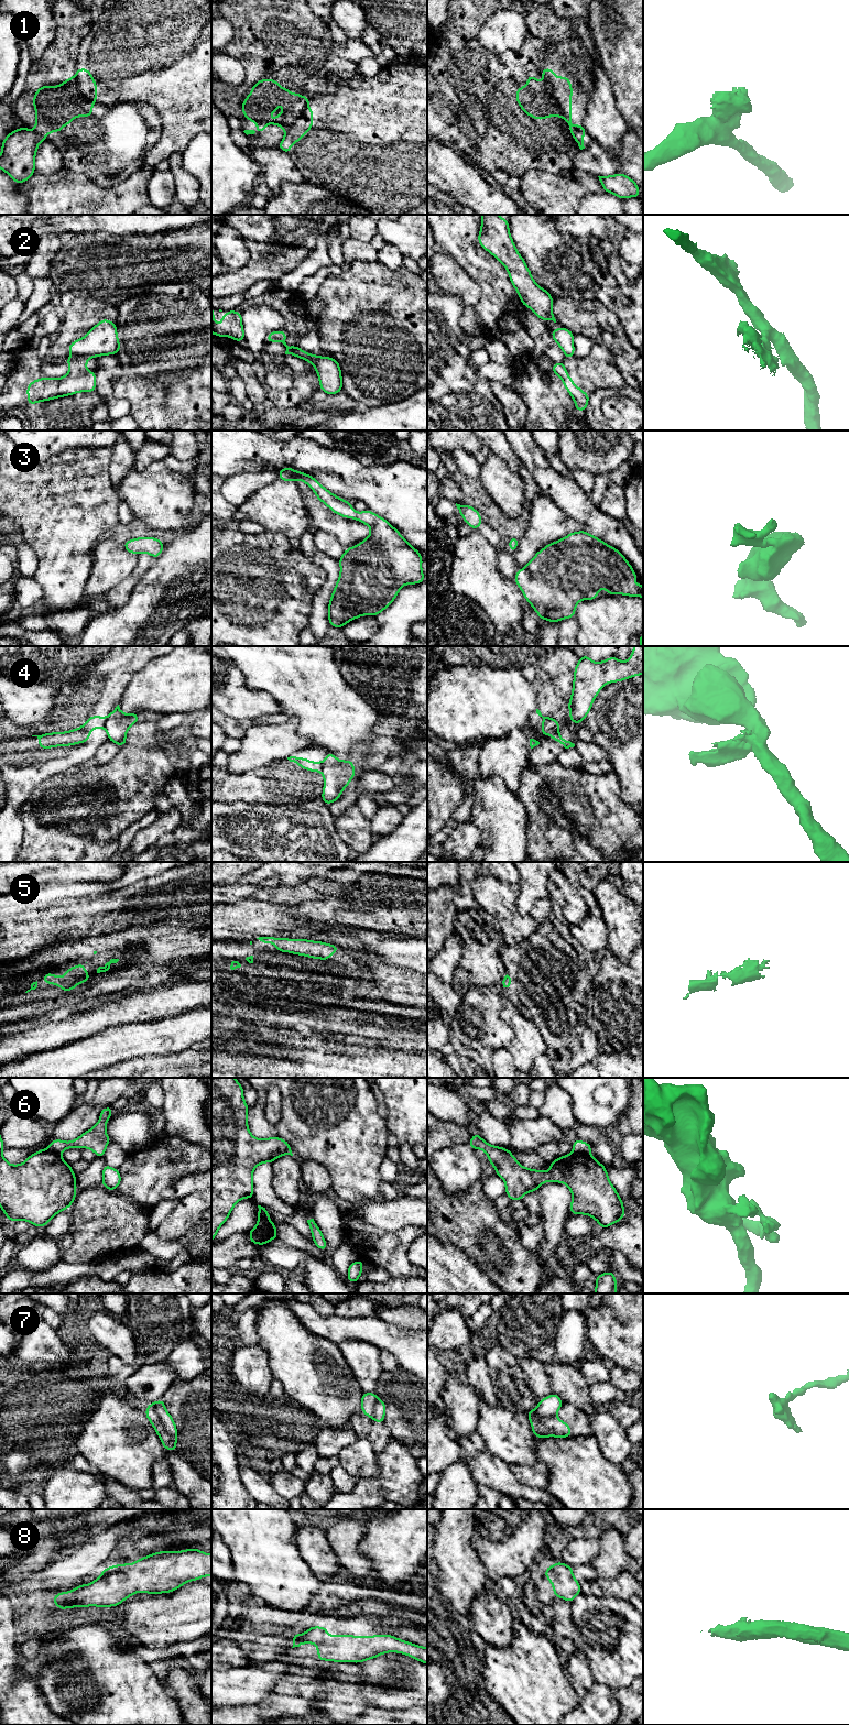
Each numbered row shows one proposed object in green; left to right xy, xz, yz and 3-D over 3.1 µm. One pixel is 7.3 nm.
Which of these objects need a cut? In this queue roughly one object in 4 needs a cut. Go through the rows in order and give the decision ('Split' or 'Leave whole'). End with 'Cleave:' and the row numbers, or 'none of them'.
1: Split
2: Split
3: Leave whole
4: Split
5: Leave whole
6: Split
7: Leave whole
8: Leave whole
Cleave: 1, 2, 4, 6

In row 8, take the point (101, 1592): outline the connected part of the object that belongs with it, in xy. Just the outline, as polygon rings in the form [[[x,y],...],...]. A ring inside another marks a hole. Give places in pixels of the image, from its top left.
[[[197,1548],[160,1551],[132,1564],[109,1566],[94,1582],[55,1594],[53,1602],[62,1612],[75,1606],[119,1606],[126,1598],[133,1596],[134,1592],[170,1593],[203,1576],[211,1576],[211,1554]]]

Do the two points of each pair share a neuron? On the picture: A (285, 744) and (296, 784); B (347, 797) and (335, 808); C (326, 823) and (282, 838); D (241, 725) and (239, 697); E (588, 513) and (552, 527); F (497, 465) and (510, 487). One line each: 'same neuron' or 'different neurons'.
A: different neurons
B: same neuron
C: same neuron
D: different neurons
E: different neurons
F: same neuron

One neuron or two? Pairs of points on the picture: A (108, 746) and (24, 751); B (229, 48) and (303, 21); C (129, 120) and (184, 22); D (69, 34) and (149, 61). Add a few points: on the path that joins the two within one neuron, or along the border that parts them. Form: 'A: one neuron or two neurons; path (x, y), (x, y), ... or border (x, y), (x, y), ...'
A: two neurons; border (107, 739), (97, 750), (95, 756), (96, 764)
B: one neuron; path (248, 45), (263, 45), (275, 35), (284, 34)
C: two neurons; border (138, 101), (119, 101), (112, 105)
D: two neurons; border (91, 23), (89, 32), (80, 42), (76, 64)

